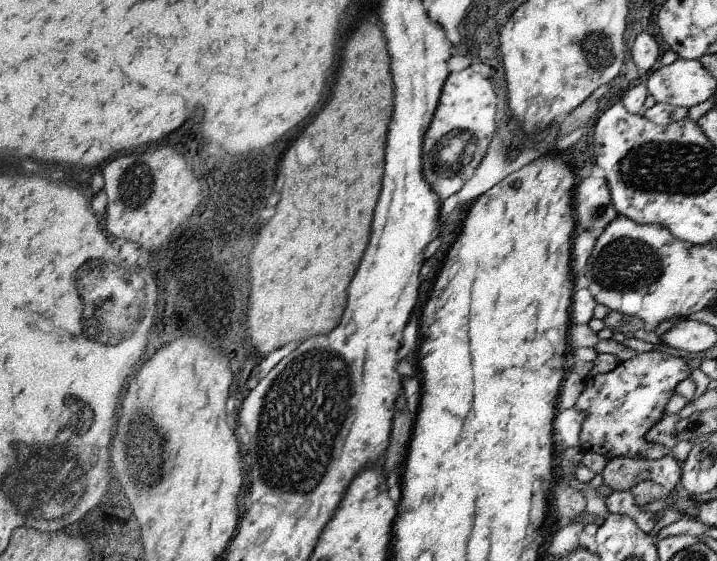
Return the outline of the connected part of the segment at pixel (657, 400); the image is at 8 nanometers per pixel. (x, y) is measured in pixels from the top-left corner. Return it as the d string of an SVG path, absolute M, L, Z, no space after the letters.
M647 352L637 354L627 362L619 362L611 372L591 376L585 390L575 402L575 410L583 412L583 422L579 430L579 442L583 452L589 450L593 454L601 454L603 458L613 460L613 456L621 458L645 458L645 460L661 460L669 456L669 448L651 446L643 438L643 434L655 426L663 416L663 406L675 394L675 386L689 378L691 368L683 358L671 358L663 352Z

